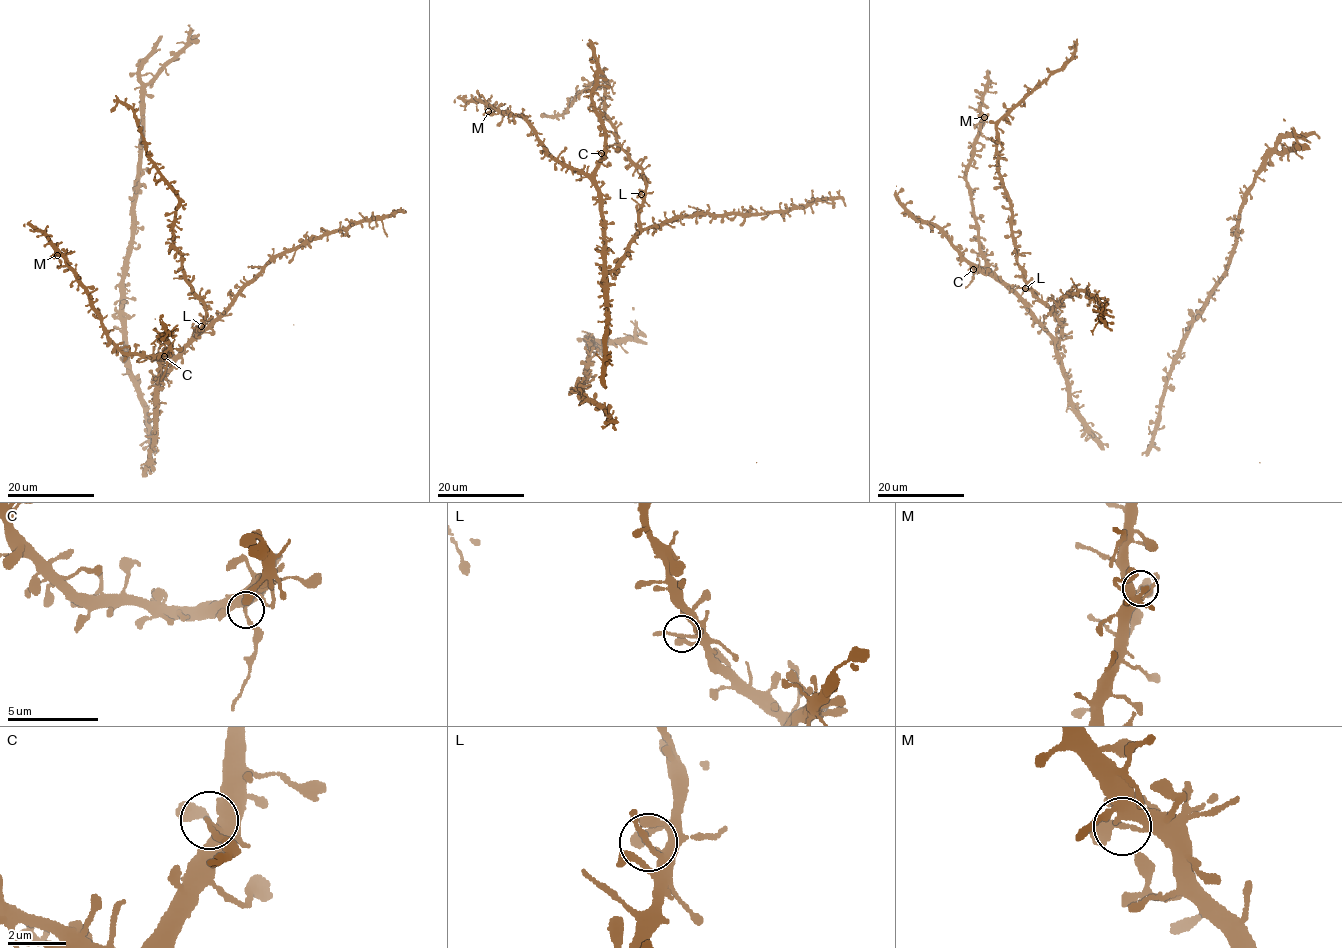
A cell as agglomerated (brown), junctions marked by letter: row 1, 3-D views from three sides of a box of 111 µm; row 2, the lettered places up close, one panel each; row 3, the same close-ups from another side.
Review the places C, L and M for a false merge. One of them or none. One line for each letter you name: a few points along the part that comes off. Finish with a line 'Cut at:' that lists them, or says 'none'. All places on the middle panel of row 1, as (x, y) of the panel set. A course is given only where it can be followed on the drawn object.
Cut at: C

